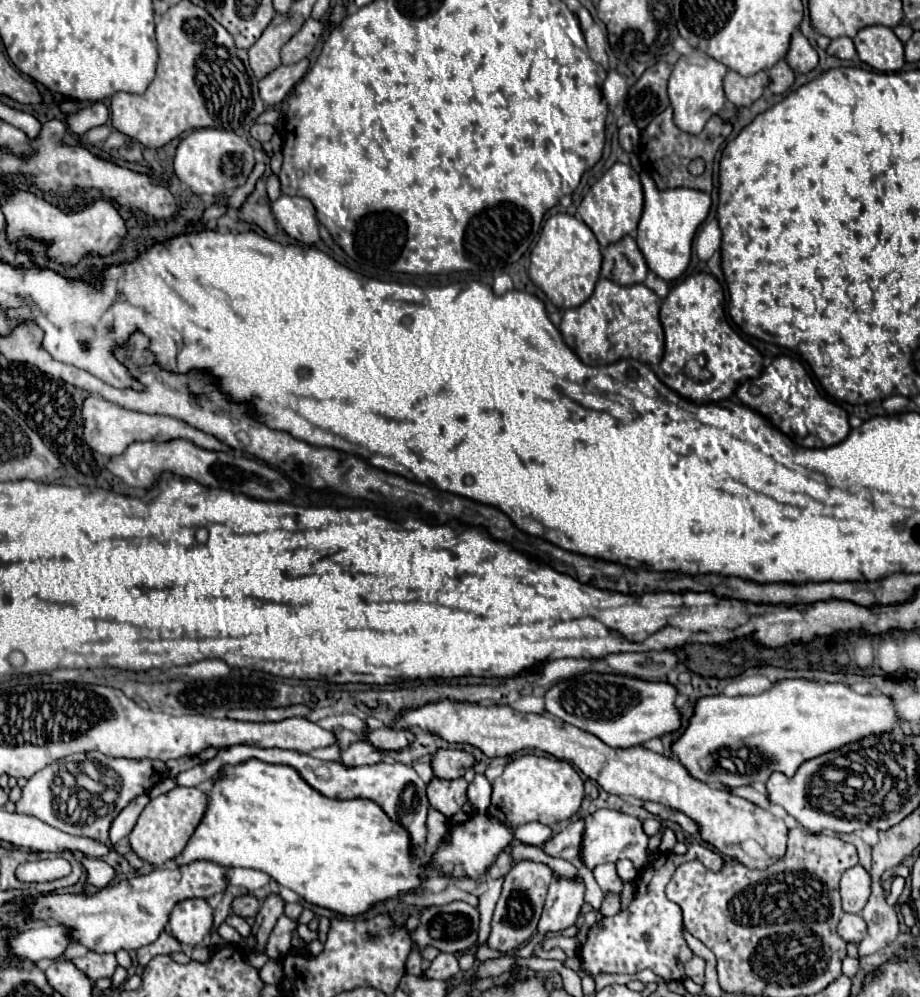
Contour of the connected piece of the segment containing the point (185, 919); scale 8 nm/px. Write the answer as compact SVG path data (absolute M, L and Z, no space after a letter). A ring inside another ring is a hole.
M200 897L184 899L174 905L170 913L170 927L172 935L180 943L196 947L212 929L212 907Z

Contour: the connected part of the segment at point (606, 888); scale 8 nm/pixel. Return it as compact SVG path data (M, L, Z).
M602 863L600 867L596 867L594 877L596 877L596 881L598 881L598 885L602 887L604 893L610 893L610 891L620 893L622 887L624 887L624 883L620 881L620 877L616 873L614 863Z

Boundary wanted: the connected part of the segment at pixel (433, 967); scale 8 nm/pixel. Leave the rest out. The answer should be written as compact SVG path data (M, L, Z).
M440 953L440 955L430 963L430 967L424 971L424 975L430 977L430 979L446 979L446 981L448 981L448 979L454 977L458 971L460 971L460 967L458 967L458 957L452 955L452 953Z

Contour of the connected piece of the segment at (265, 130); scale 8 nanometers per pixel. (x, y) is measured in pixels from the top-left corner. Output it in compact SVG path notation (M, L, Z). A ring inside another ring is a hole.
M256 123L256 125L250 127L250 135L252 135L256 141L260 141L260 143L270 141L272 133L274 133L274 127L272 127L272 125L258 125L258 123Z

